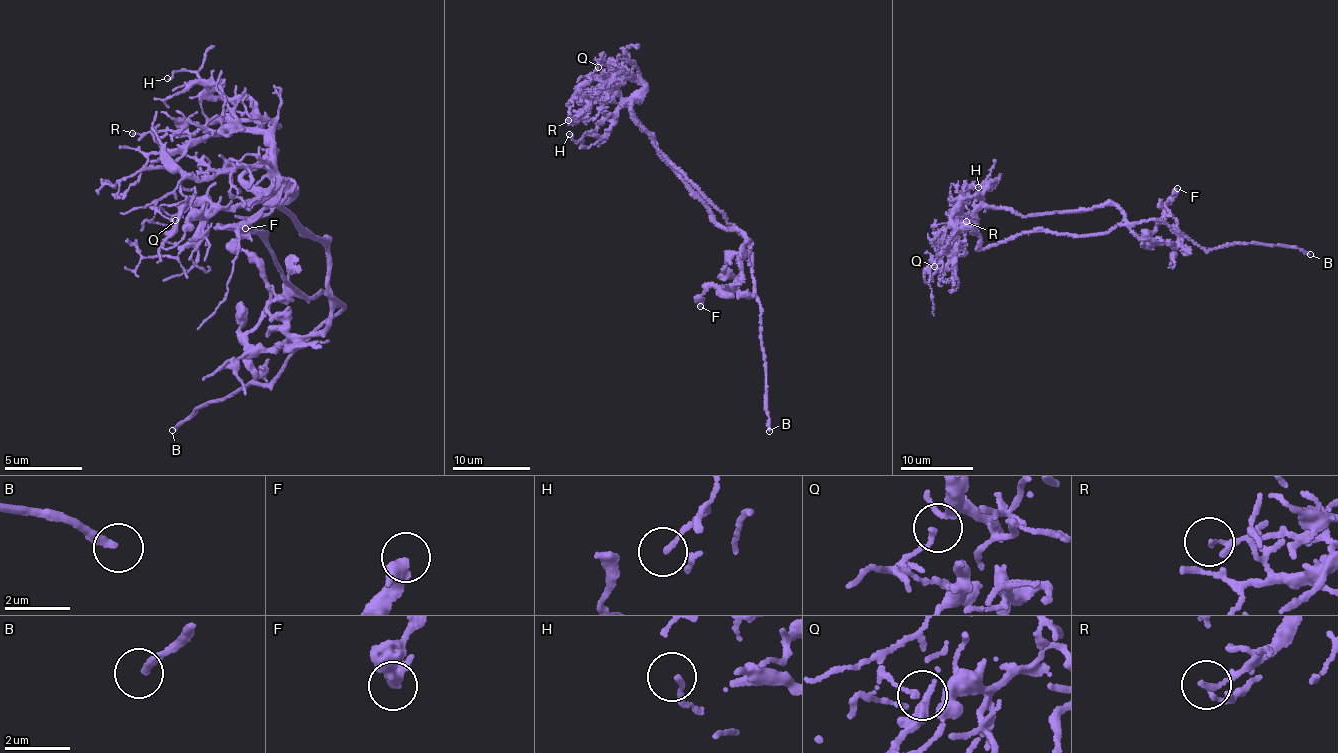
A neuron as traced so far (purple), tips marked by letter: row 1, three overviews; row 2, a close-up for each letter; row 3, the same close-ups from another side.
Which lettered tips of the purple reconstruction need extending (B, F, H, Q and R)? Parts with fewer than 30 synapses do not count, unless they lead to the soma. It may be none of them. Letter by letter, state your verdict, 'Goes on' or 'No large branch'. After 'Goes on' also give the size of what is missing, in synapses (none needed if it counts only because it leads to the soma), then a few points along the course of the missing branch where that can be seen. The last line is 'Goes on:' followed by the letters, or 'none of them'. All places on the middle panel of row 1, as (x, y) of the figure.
B: Goes on. Course of what is missing: (769, 431), (773, 446), (751, 468), (738, 468), (738, 439), (735, 432), (734, 436), (754, 427)
F: No large branch
H: No large branch
Q: No large branch
R: No large branch
Goes on: B

